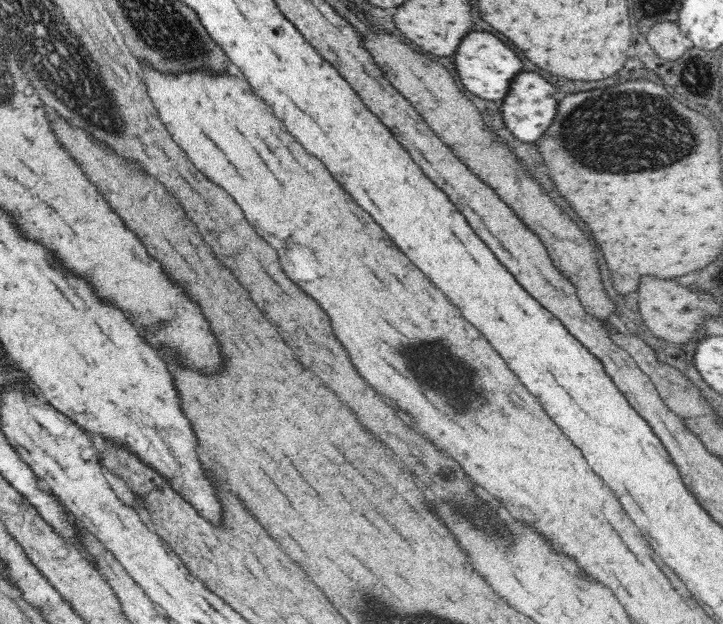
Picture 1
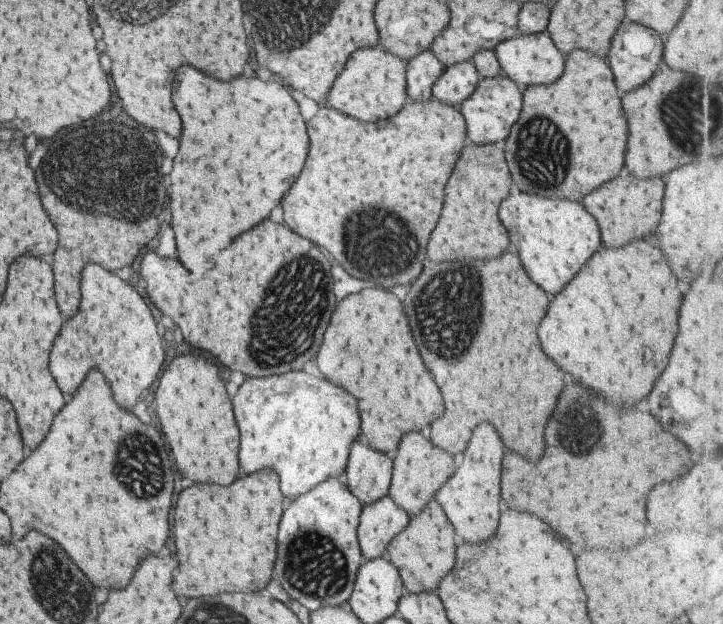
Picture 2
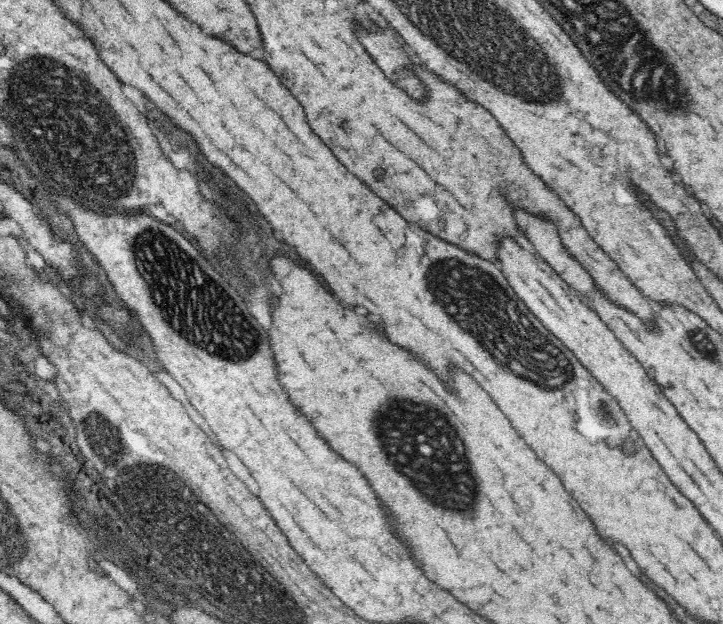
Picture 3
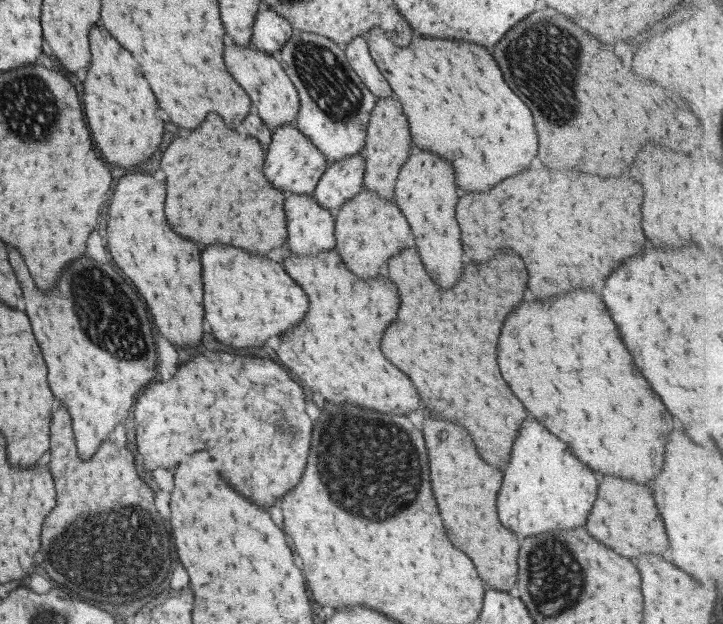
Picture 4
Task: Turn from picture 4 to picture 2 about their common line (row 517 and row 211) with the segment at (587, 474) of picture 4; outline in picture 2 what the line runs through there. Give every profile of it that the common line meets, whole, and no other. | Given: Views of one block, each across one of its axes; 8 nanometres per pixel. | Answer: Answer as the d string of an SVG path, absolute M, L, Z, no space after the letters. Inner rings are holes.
M513 184L509 196L499 204L499 220L505 226L525 272L547 294L555 294L565 282L569 282L581 264L599 248L597 224L583 206L569 200L549 200L525 194Z

